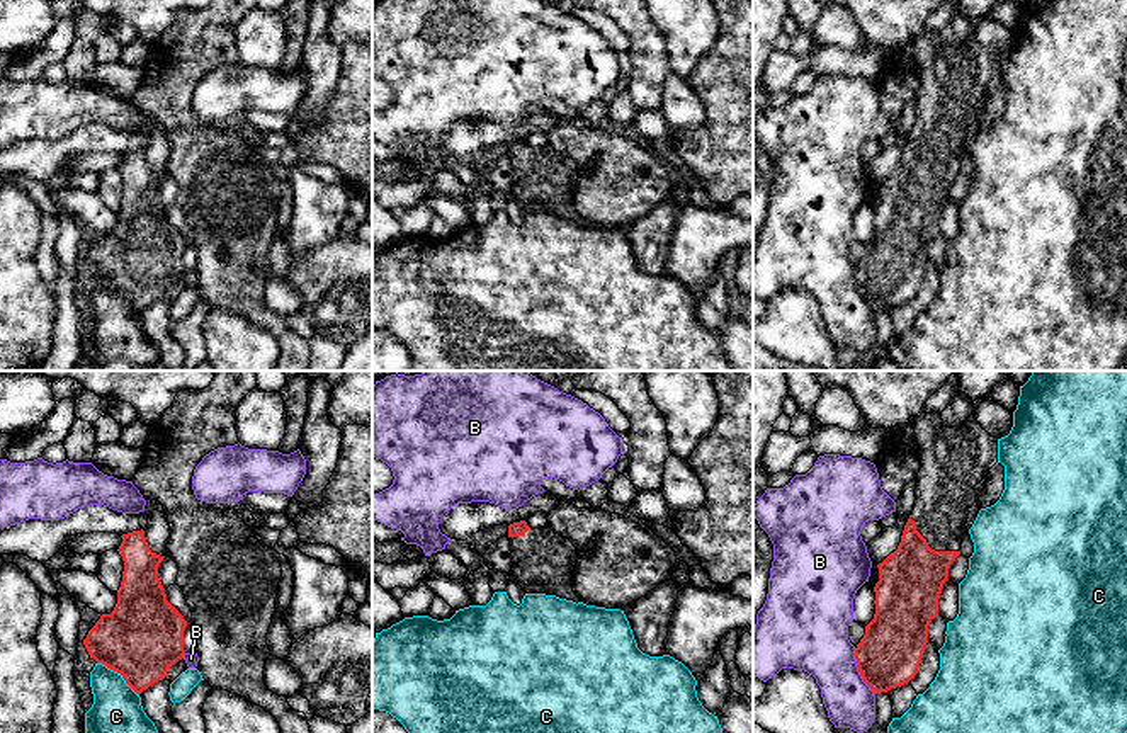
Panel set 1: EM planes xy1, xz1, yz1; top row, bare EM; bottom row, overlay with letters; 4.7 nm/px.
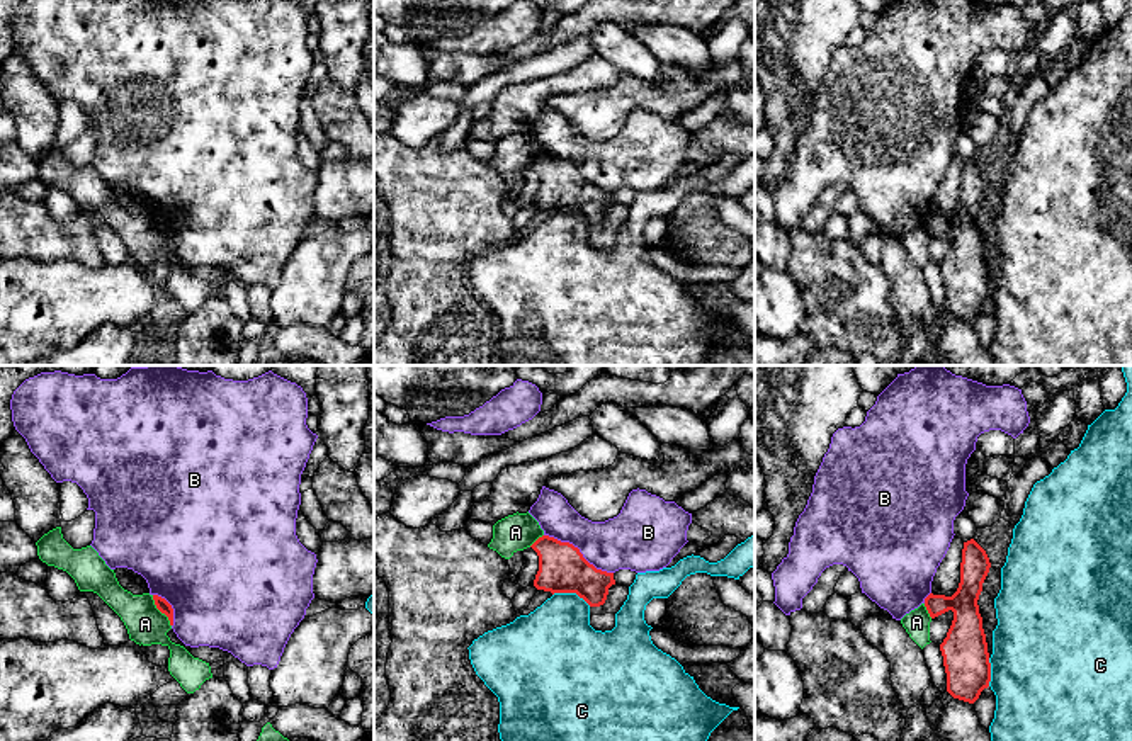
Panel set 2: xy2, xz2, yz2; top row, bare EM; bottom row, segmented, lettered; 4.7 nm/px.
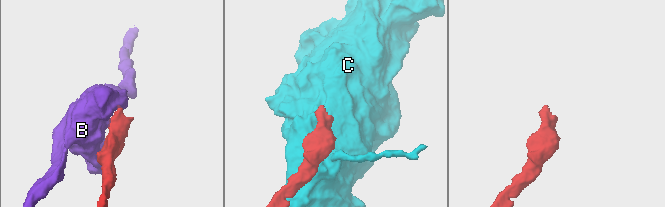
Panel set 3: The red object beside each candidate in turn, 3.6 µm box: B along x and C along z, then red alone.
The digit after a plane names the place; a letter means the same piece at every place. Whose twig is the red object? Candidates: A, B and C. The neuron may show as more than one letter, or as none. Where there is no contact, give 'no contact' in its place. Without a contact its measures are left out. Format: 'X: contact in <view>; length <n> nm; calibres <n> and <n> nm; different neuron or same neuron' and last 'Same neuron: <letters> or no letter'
A: contact in xy2; length 180 nm; calibres 60 and 180 nm; different neuron
B: contact in xz2; length 380 nm; calibres 220 and 280 nm; different neuron
C: contact in xy1; length 260 nm; calibres 380 and 280 nm; different neuron
Same neuron: no letter

